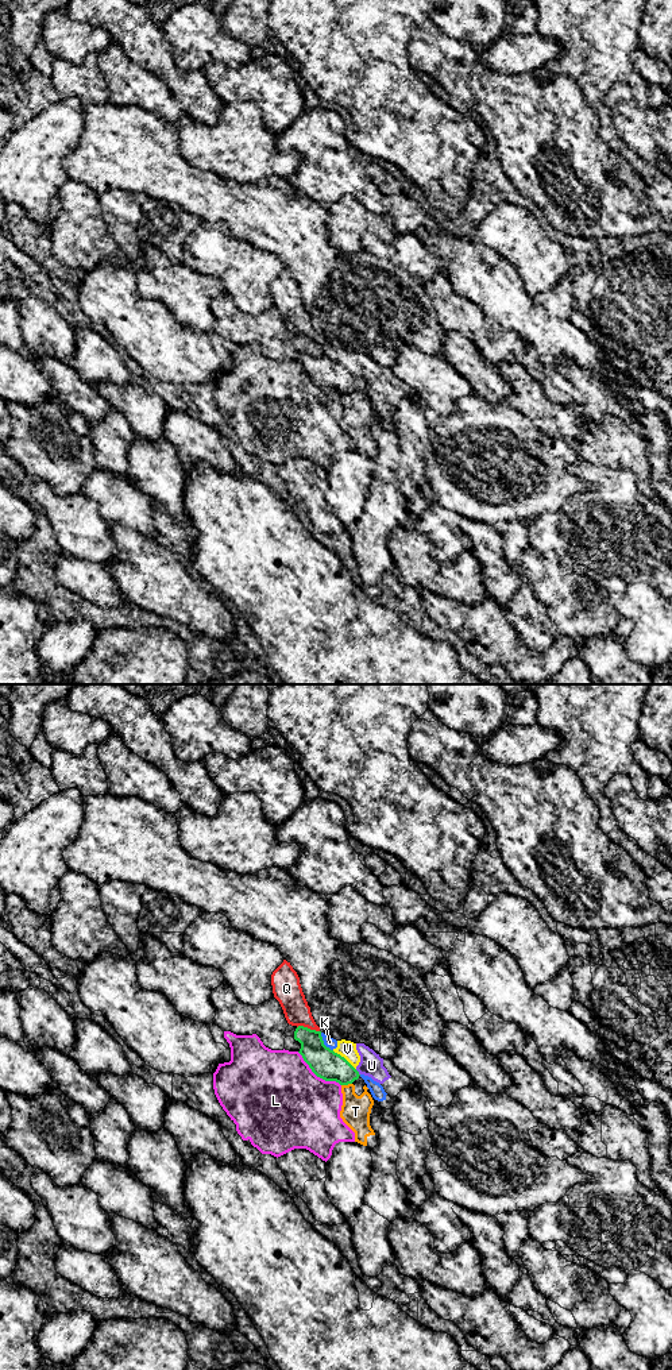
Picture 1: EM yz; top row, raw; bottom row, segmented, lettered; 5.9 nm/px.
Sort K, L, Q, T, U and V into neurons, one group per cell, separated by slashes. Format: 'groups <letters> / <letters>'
groups K U V / L / Q / T

